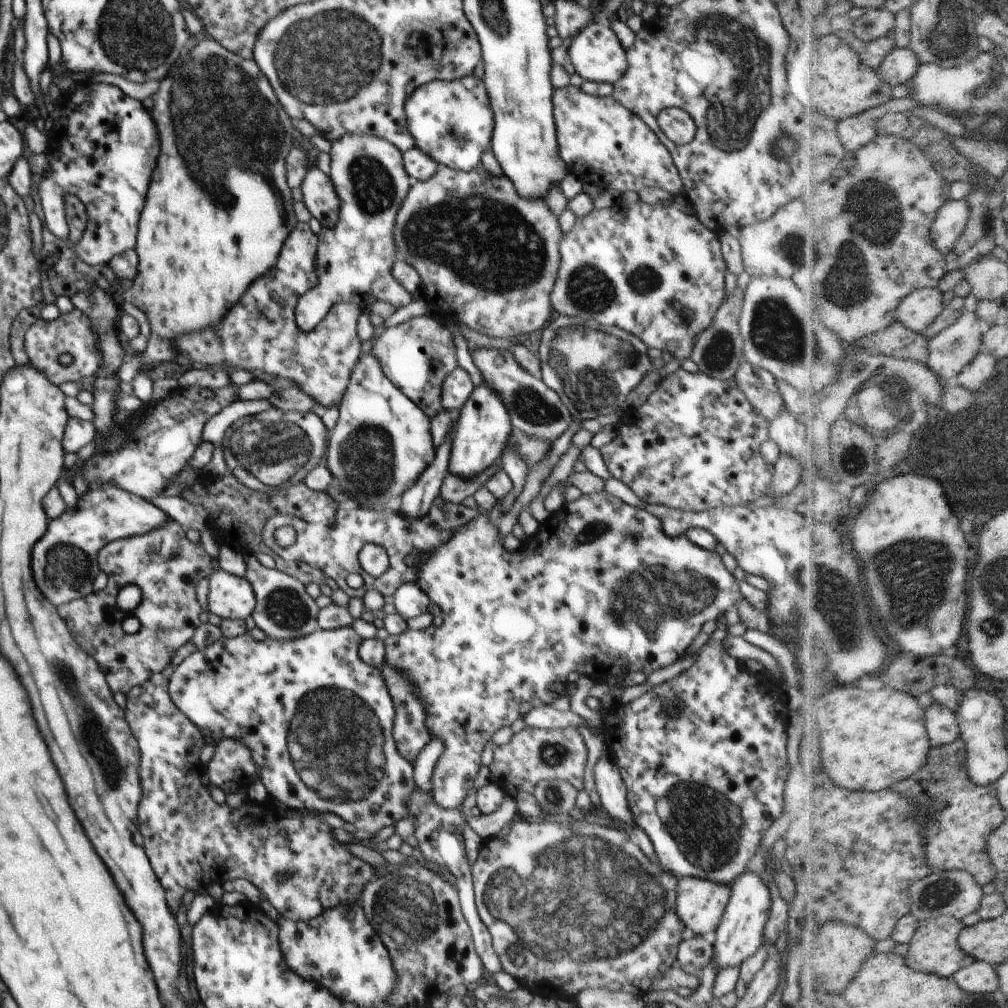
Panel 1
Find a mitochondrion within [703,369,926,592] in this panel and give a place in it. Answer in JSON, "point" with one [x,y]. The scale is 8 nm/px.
{"point":[852,462]}

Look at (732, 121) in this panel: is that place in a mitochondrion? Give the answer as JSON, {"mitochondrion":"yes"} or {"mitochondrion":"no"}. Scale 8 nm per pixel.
{"mitochondrion":"yes"}

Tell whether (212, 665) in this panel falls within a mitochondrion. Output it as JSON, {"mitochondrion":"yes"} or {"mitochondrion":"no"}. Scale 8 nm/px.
{"mitochondrion":"no"}

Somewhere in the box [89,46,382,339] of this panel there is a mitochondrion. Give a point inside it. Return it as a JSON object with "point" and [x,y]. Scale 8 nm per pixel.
{"point":[227,96]}

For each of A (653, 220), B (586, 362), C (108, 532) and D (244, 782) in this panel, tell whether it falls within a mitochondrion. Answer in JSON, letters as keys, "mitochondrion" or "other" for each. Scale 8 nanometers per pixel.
{"A":"other","B":"mitochondrion","C":"other","D":"other"}

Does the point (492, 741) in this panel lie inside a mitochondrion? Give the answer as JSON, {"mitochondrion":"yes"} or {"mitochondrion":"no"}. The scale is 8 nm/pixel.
{"mitochondrion":"no"}

